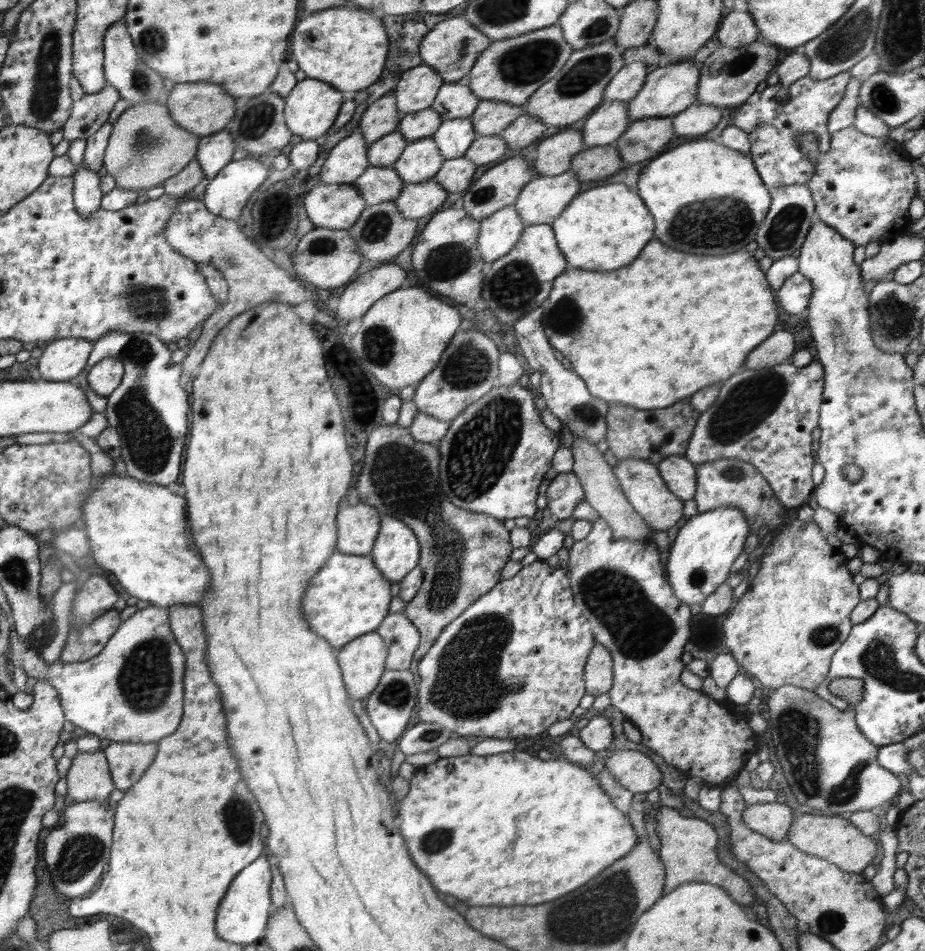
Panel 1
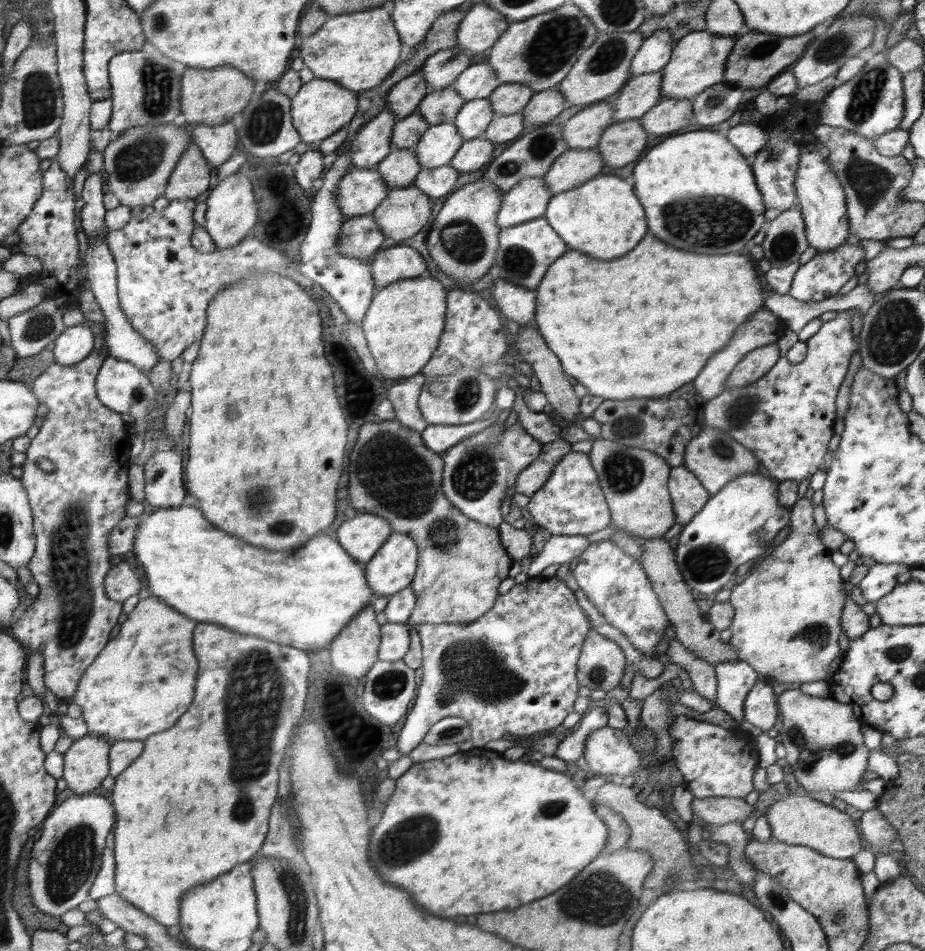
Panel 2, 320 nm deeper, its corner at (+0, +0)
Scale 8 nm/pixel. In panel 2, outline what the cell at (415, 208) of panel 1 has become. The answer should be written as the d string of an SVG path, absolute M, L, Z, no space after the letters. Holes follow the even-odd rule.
M448 164L440 168L422 169L413 186L418 187L432 200L440 199L441 196L448 196L453 192L458 178L459 172Z

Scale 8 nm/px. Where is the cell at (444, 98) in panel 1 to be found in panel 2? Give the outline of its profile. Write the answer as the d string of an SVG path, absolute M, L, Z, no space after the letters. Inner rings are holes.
M485 61L472 64L466 68L451 85L458 92L458 96L465 102L488 98L501 85L501 81L494 74L494 70Z

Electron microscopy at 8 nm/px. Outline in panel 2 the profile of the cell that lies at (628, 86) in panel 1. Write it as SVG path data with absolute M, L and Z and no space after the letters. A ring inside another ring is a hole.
M658 29L650 37L643 40L642 47L636 52L630 63L630 76L638 77L644 74L658 72L670 61L675 43L668 29Z

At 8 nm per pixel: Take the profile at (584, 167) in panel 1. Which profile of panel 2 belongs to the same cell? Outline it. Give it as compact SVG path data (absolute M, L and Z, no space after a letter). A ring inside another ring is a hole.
M641 119L615 122L602 133L595 150L601 154L604 166L622 168L640 156L648 136Z

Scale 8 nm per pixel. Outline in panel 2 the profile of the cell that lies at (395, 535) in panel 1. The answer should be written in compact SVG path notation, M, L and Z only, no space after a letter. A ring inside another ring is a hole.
M405 533L391 535L381 551L364 564L375 599L391 597L411 587L417 574L417 560L417 545L412 538Z

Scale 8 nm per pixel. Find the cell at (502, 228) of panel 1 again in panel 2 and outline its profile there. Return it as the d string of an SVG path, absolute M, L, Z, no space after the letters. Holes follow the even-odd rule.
M542 177L522 180L505 193L497 225L502 230L537 219L546 212L551 195Z

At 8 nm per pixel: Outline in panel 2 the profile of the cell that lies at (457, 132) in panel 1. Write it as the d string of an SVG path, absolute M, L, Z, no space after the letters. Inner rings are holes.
M478 98L465 102L453 123L458 129L458 134L467 141L482 137L494 115L488 99Z

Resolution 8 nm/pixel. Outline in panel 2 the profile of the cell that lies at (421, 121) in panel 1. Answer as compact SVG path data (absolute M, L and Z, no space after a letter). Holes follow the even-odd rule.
M448 85L446 88L428 93L416 112L420 113L430 126L452 123L460 108L465 105L465 101L456 91Z

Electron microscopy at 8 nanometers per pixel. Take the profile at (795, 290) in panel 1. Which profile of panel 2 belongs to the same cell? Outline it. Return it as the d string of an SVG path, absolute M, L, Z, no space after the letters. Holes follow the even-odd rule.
M846 242L833 251L817 252L810 261L799 265L797 268L789 295L804 302L826 300L836 295L838 290L858 273L855 268L864 261L865 254L865 247Z

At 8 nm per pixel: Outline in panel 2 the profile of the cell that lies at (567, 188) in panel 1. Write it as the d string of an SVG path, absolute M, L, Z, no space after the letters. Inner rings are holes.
M568 149L553 162L542 178L552 195L576 188L600 175L604 167L601 154L592 149Z

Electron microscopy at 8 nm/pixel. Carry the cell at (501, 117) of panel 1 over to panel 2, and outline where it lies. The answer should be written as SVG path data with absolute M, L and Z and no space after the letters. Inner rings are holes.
M501 83L487 99L495 114L511 115L524 111L533 96L532 91L523 84Z

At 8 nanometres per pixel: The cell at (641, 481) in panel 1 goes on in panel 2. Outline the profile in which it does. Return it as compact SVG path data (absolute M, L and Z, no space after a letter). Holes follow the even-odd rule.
M596 438L589 457L608 503L611 526L641 540L664 537L676 523L668 481L671 466L656 453Z

